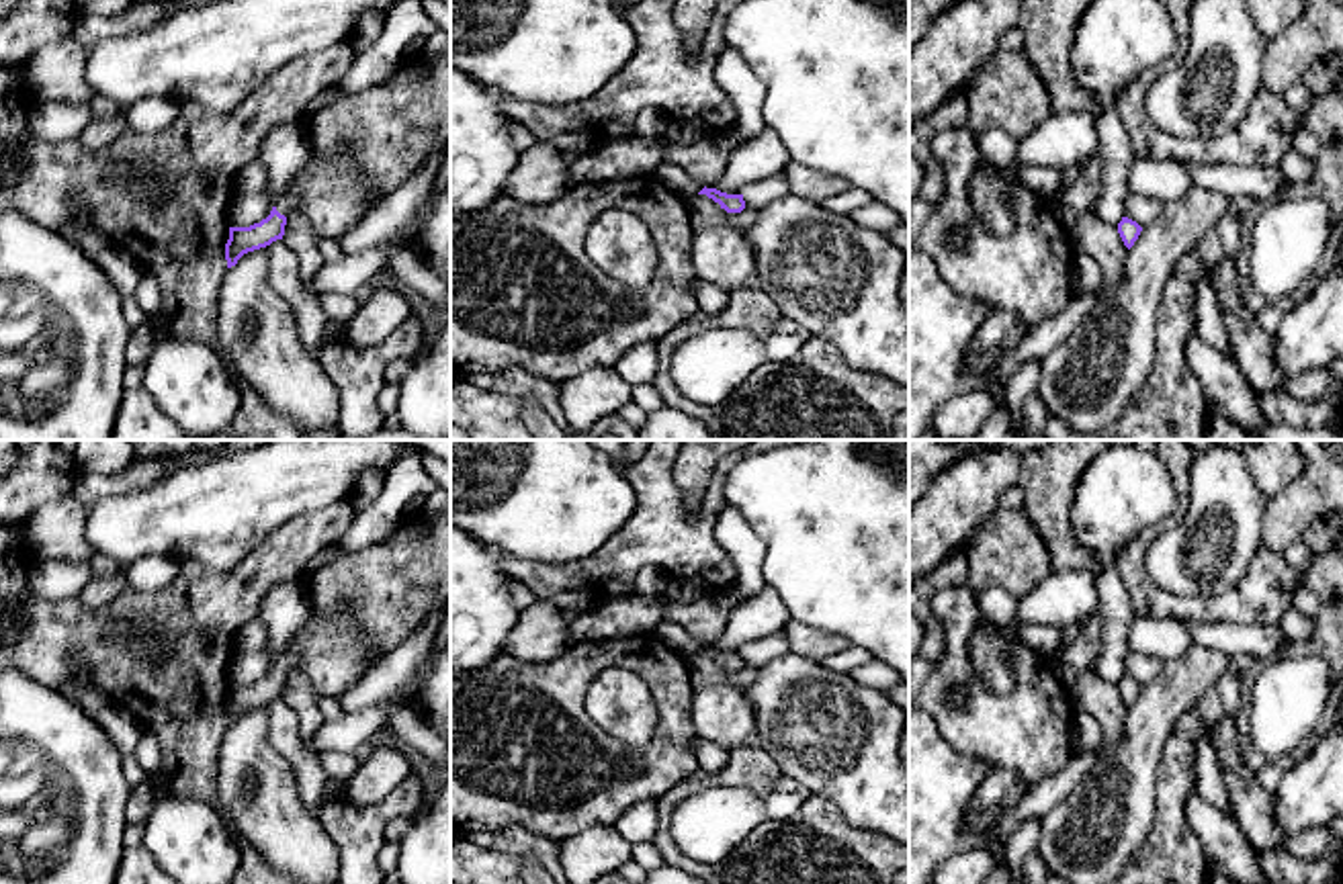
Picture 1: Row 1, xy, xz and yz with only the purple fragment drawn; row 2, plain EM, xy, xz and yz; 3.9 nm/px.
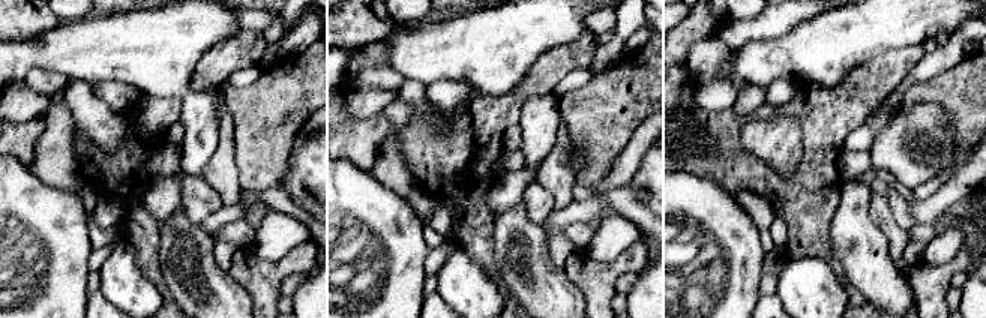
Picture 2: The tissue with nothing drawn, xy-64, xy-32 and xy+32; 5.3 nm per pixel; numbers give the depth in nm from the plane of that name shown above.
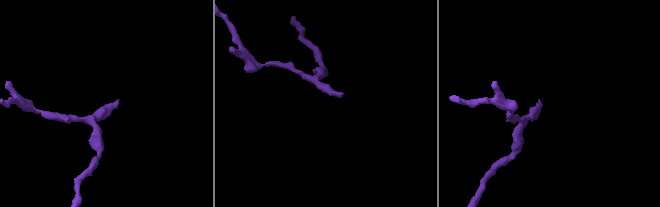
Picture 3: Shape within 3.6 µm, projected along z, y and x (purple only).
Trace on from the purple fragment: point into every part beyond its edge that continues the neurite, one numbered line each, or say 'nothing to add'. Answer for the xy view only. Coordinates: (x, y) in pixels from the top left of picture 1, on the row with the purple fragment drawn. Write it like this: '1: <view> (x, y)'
1: xy (328, 191)

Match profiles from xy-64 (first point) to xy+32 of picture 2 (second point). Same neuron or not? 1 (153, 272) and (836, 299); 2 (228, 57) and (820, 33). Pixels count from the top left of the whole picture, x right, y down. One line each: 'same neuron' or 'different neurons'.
1: different neurons
2: different neurons

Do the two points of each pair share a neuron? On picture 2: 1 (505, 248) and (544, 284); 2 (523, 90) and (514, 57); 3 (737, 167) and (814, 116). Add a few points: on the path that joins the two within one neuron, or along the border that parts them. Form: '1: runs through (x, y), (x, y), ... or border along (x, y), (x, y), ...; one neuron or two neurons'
1: runs through (514, 254), (535, 275); one neuron
2: border along (542, 54), (511, 92), (486, 95); two neurons
3: runs through (767, 183), (793, 183), (814, 162), (814, 146); one neuron

